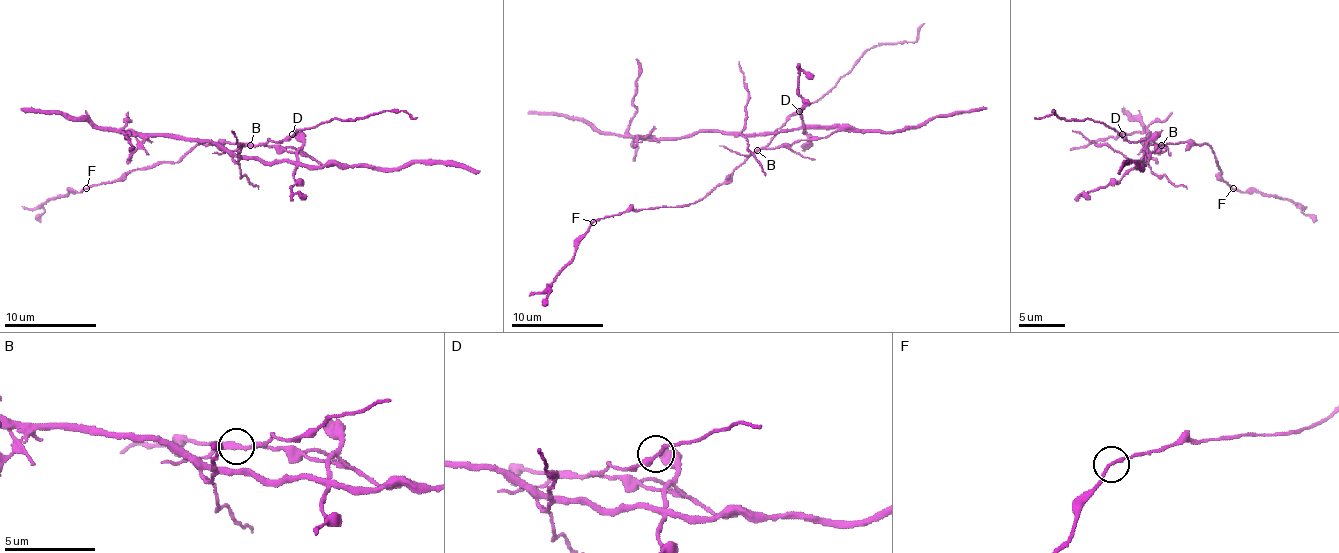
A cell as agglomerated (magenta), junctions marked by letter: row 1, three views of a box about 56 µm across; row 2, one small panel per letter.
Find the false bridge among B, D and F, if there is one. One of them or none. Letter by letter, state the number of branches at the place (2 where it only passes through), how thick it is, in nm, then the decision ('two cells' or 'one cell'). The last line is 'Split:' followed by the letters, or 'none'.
B: 2 | 200 nm | two cells
D: 2 | 220 nm | one cell
F: 2 | 170 nm | one cell
Split: B

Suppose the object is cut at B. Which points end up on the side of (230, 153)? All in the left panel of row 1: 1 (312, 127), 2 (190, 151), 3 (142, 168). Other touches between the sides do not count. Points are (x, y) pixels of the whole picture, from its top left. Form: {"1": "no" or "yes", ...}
{"1": "no", "2": "no", "3": "no"}

